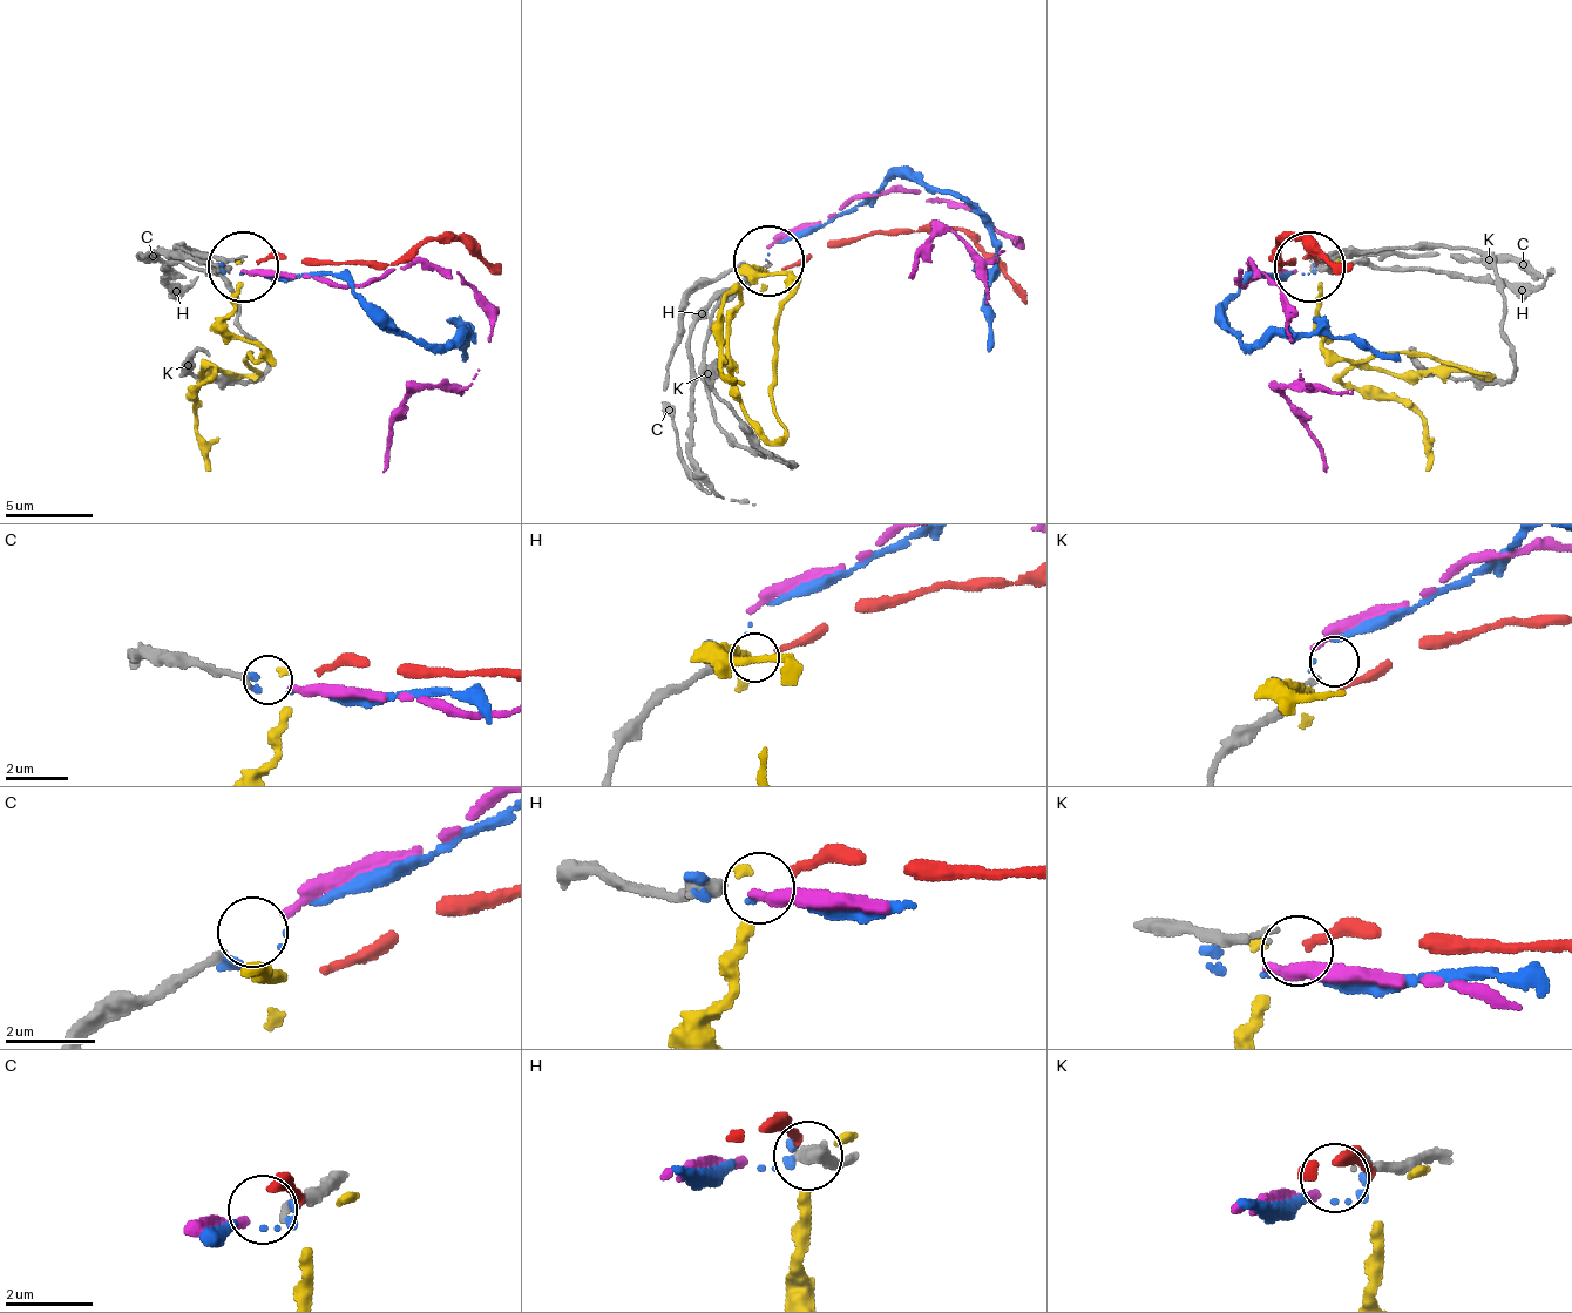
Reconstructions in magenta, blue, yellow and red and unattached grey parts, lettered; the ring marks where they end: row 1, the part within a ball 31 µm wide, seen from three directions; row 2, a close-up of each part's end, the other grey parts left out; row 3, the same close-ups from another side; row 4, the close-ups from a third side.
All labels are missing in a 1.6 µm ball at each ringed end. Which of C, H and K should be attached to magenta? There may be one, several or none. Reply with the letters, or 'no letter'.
C

